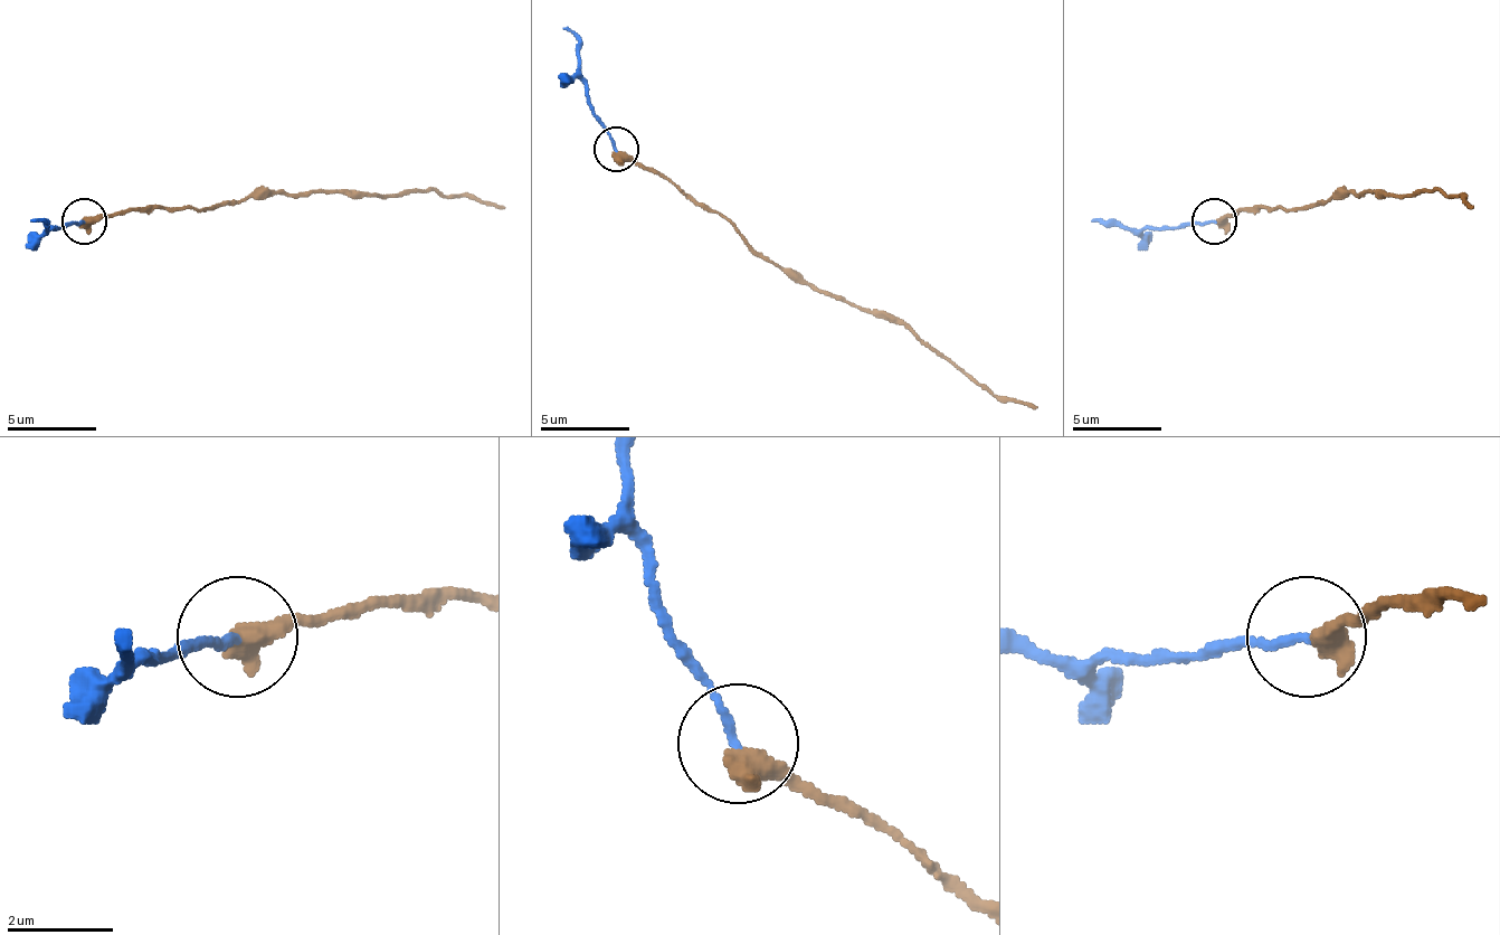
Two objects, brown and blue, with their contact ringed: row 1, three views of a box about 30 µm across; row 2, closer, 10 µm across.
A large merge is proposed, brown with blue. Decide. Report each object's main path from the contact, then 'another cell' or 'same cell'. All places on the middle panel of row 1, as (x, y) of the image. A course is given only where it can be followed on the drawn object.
brown runs (617, 150), (671, 177), (751, 245), (791, 267), (815, 290), (900, 317), (998, 397), (1038, 406); blue runs (617, 150), (586, 92), (577, 38), (563, 29); same cell

